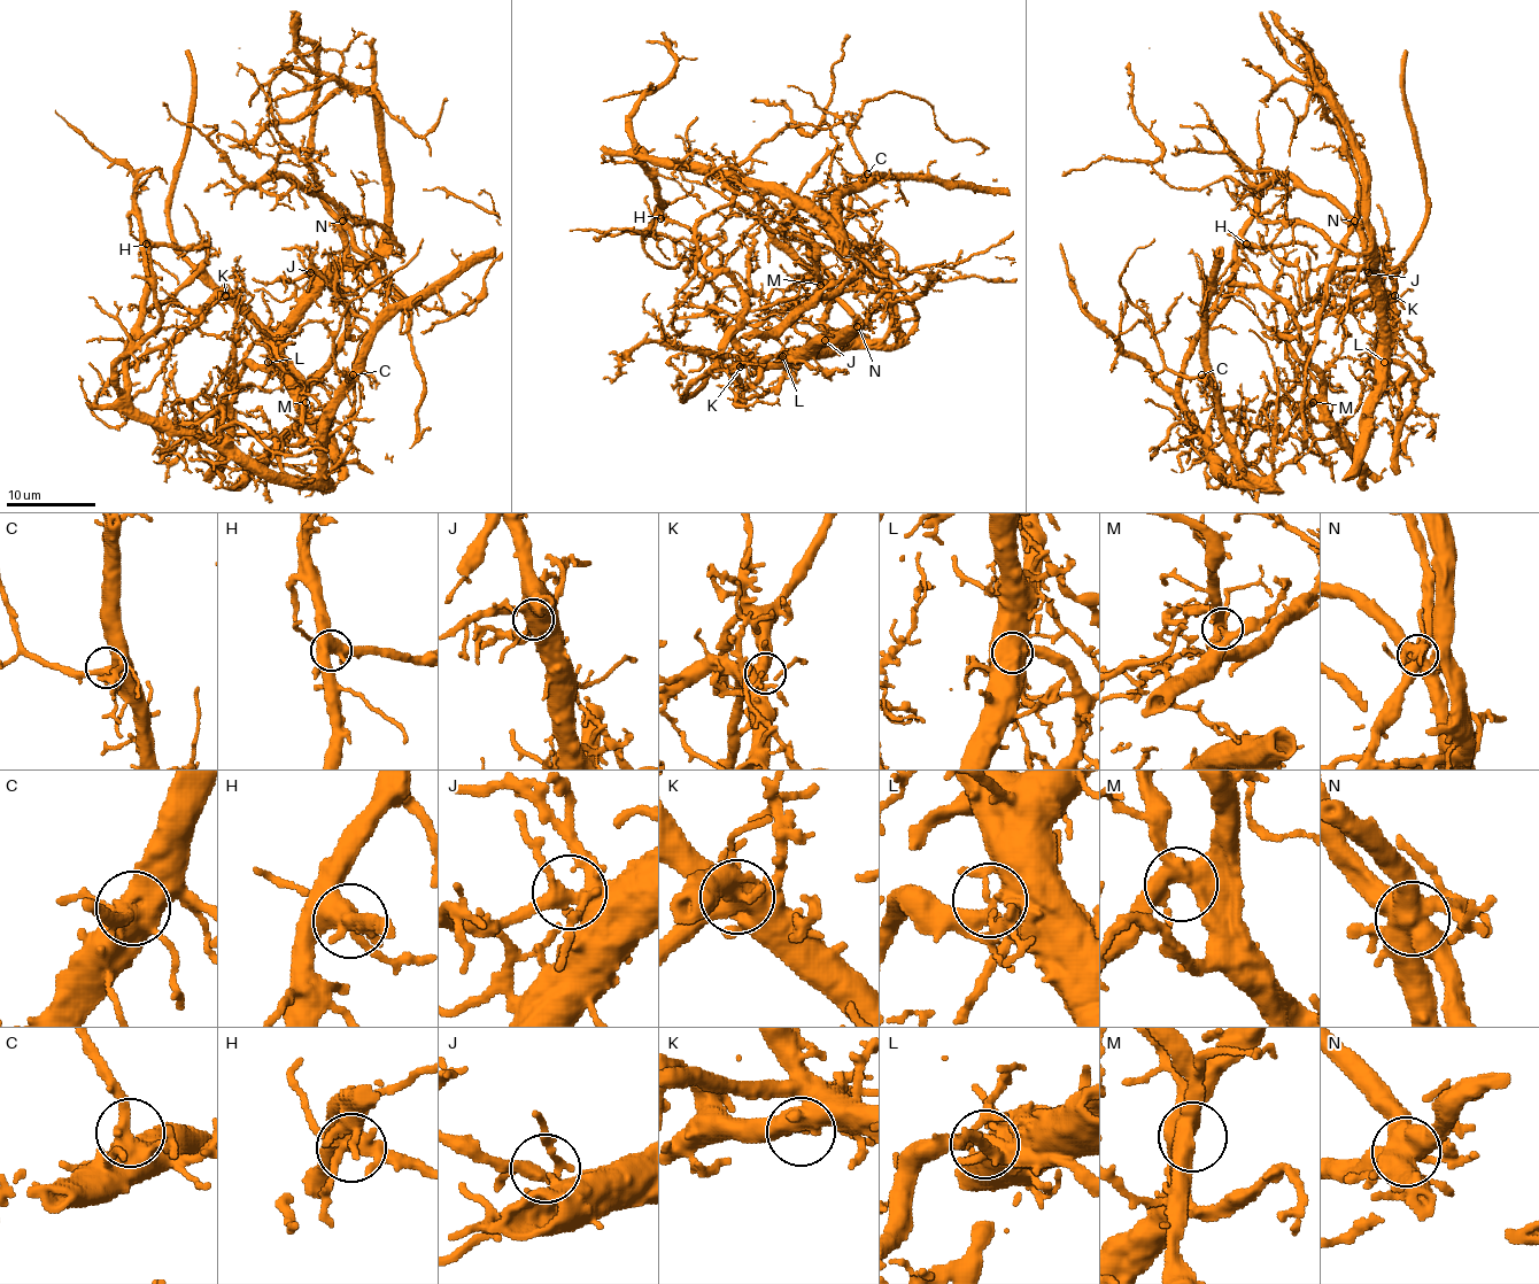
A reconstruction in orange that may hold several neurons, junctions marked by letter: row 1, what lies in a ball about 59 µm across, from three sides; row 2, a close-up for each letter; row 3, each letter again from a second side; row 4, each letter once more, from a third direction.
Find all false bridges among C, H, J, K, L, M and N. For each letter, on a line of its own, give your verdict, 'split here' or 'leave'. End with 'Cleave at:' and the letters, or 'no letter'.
C: leave
H: leave
J: leave
K: leave
L: split here
M: leave
N: split here
Cleave at: L, N

